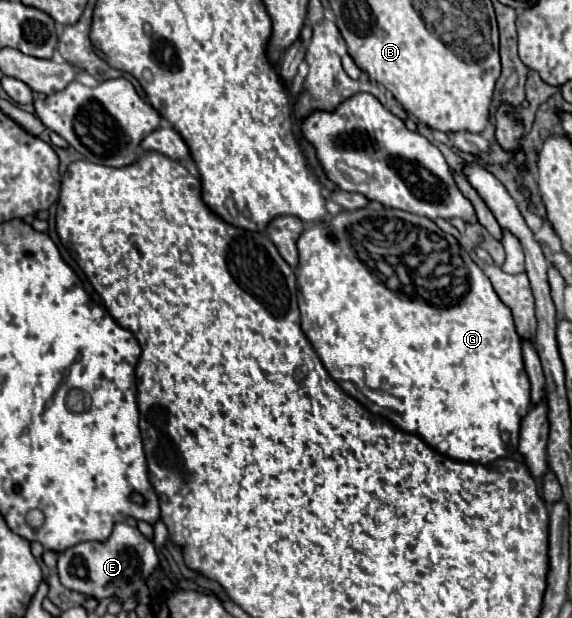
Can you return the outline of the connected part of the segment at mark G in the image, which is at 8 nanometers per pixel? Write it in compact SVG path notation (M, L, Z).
M365 206L359 210L341 210L339 214L325 218L321 222L309 224L299 240L299 264L295 268L297 274L297 288L299 288L299 310L301 310L301 326L313 348L317 350L323 366L333 376L333 380L355 400L359 400L371 412L389 418L397 428L421 436L433 450L461 460L461 462L477 462L477 464L491 464L497 458L513 456L519 446L519 428L521 418L529 410L529 378L525 374L525 366L521 362L521 338L517 338L517 330L513 326L513 316L509 306L501 302L497 292L493 290L489 278L485 278L483 270L471 260L469 252L459 246L457 254L457 240L443 234L433 220L421 218L403 210L391 210L383 206Z

